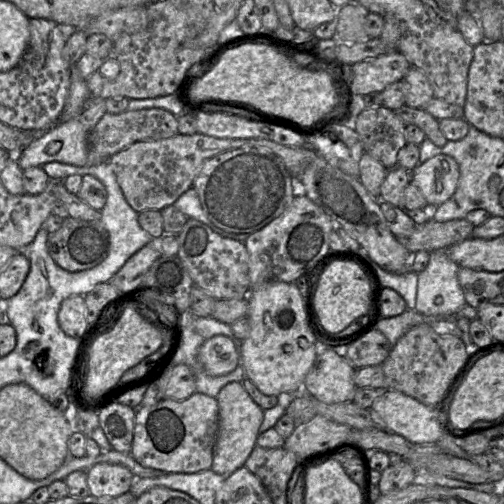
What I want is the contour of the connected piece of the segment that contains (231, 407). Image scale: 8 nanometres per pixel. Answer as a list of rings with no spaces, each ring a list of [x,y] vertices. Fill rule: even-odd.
[[[241,382],[226,384],[217,396],[219,424],[211,469],[220,475],[230,476],[245,462],[256,446],[264,410],[251,398]]]

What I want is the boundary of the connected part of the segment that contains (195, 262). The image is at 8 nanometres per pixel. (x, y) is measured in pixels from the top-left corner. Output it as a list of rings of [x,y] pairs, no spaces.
[[[188,218],[177,235],[177,256],[186,268],[194,285],[214,299],[242,299],[250,292],[248,252],[244,243],[213,232],[202,222]]]

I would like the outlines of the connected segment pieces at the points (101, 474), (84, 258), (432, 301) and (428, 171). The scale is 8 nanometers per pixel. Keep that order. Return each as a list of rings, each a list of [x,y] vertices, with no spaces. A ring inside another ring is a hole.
[[[97,463],[87,471],[90,494],[95,497],[117,497],[128,491],[135,481],[133,473],[124,466]]]
[[[67,217],[62,226],[48,234],[49,254],[61,268],[76,272],[95,267],[108,254],[108,232],[100,220]]]
[[[447,249],[431,252],[427,267],[417,275],[415,310],[430,317],[455,317],[456,312],[466,304],[458,281],[459,268],[448,256]]]
[[[444,153],[419,163],[410,173],[410,183],[420,190],[429,208],[439,206],[454,194],[460,176],[455,159]]]

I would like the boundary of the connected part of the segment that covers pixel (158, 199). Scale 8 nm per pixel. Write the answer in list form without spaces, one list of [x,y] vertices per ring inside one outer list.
[[[197,132],[193,135],[177,134],[159,140],[135,142],[111,156],[109,163],[126,201],[136,212],[150,209],[161,211],[173,205],[185,191],[192,187],[194,178],[207,159],[242,146],[268,148],[282,159],[287,171],[294,179],[299,179],[307,166],[318,156],[316,151],[308,145],[294,148],[265,139],[223,139]]]

